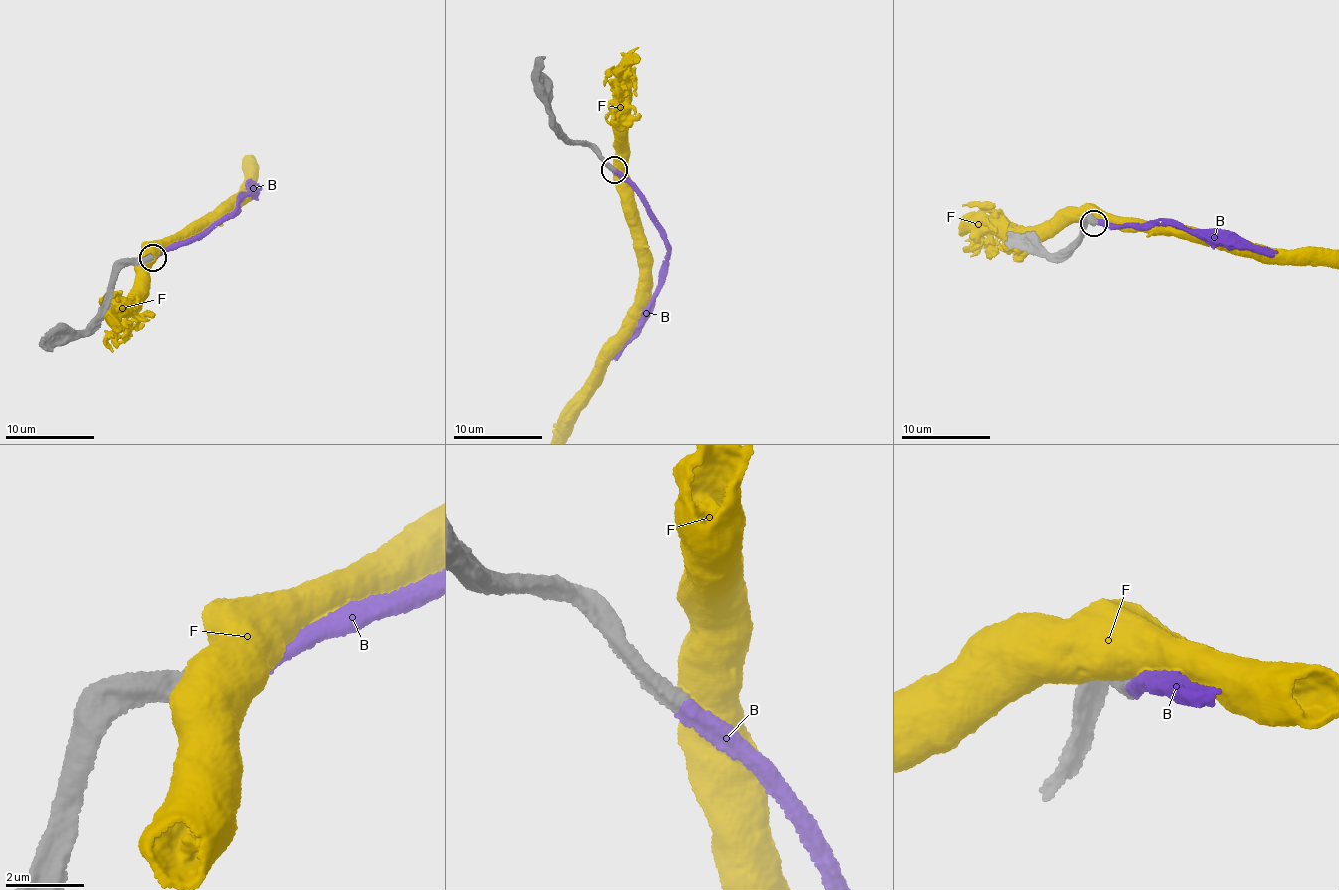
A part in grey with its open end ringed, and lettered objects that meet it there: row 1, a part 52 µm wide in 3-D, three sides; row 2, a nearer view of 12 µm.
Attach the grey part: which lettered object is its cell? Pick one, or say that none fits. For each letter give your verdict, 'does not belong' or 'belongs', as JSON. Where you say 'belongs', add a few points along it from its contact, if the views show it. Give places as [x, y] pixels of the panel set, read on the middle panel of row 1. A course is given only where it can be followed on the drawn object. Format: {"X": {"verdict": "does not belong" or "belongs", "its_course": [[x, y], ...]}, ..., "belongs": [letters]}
{"B": {"verdict": "belongs", "its_course": [[613, 169], [641, 199], [665, 241], [666, 253], [665, 278], [642, 331], [611, 360]]}, "F": {"verdict": "does not belong"}, "belongs": ["B"]}

